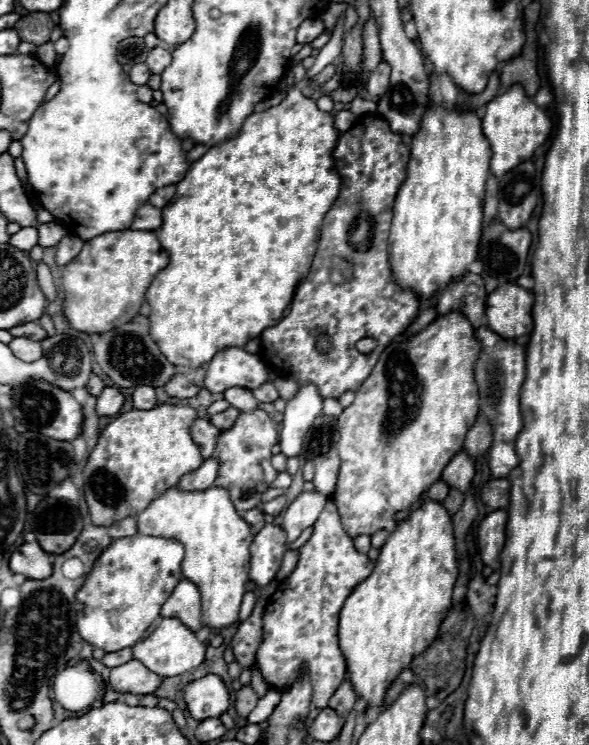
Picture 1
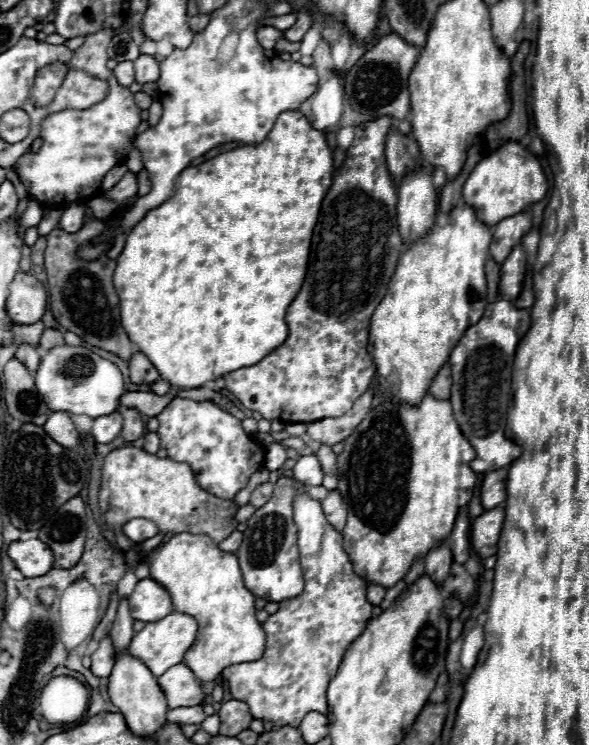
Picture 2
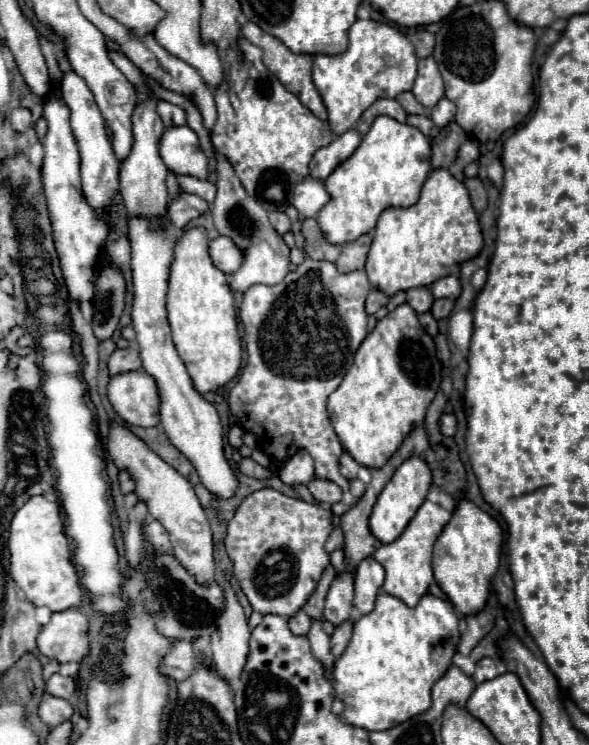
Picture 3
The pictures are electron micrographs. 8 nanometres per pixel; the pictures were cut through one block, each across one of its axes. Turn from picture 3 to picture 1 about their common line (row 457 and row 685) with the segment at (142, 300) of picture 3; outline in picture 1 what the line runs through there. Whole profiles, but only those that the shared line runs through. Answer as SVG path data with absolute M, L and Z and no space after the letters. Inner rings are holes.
M206 674L204 678L192 680L184 688L184 700L188 712L196 720L206 720L208 716L220 716L228 710L228 690L220 676Z

